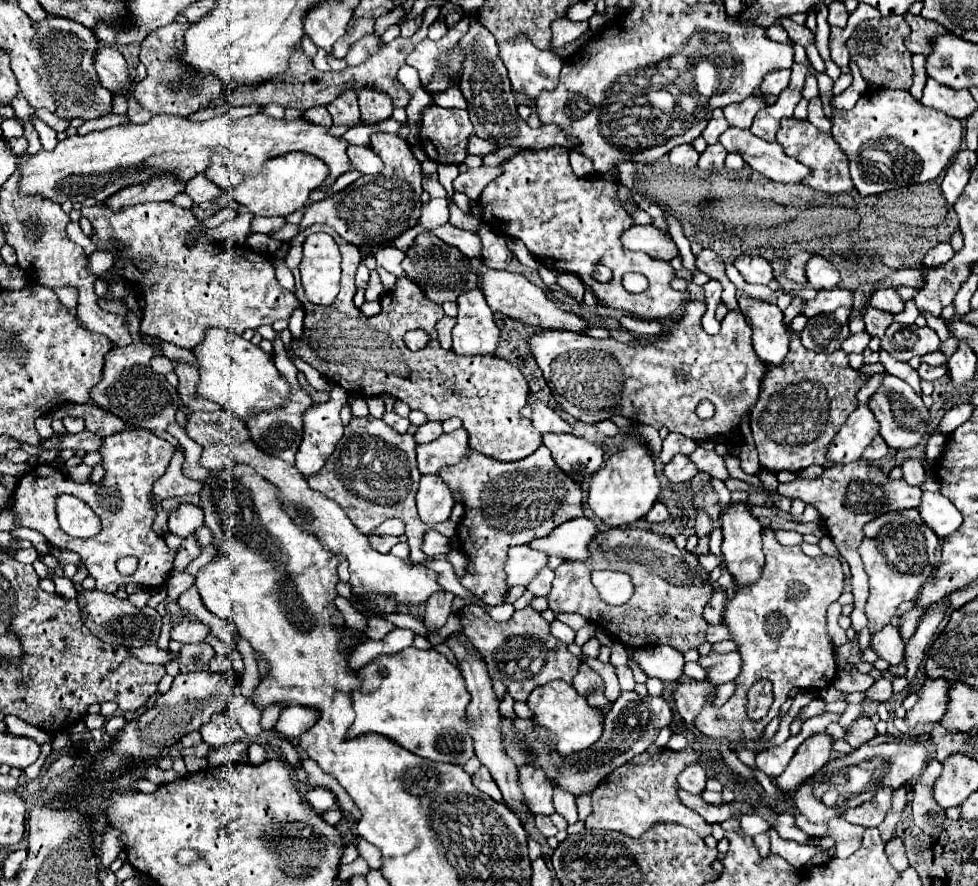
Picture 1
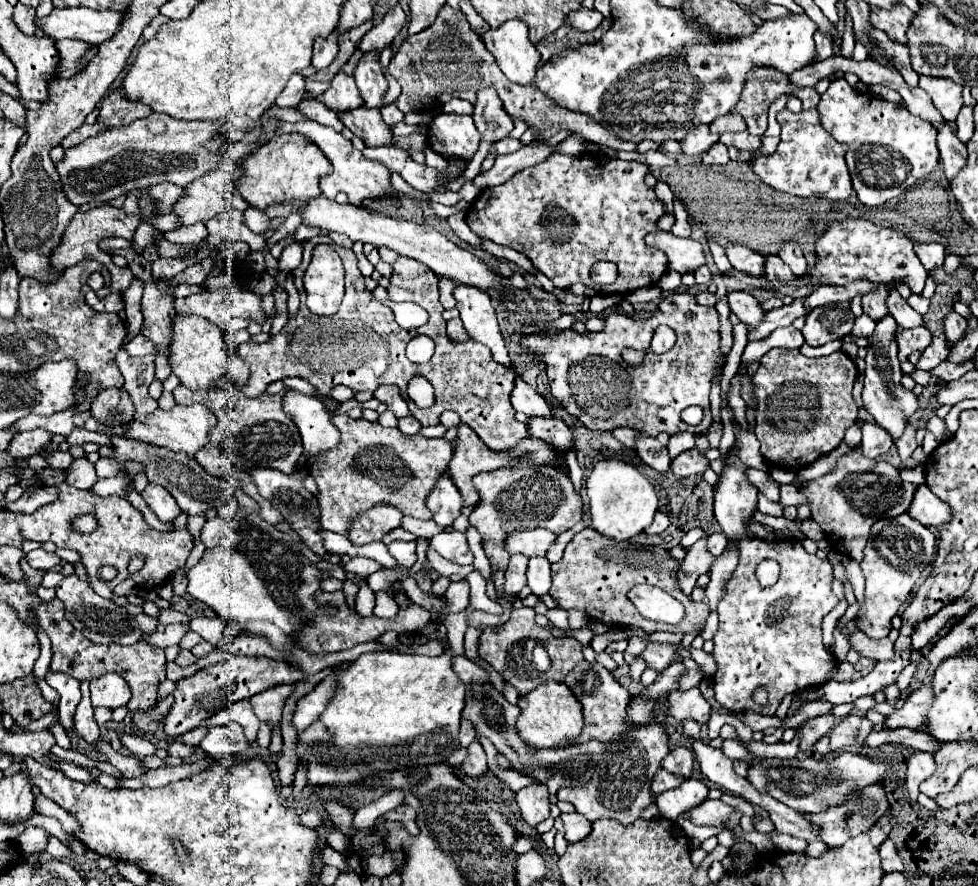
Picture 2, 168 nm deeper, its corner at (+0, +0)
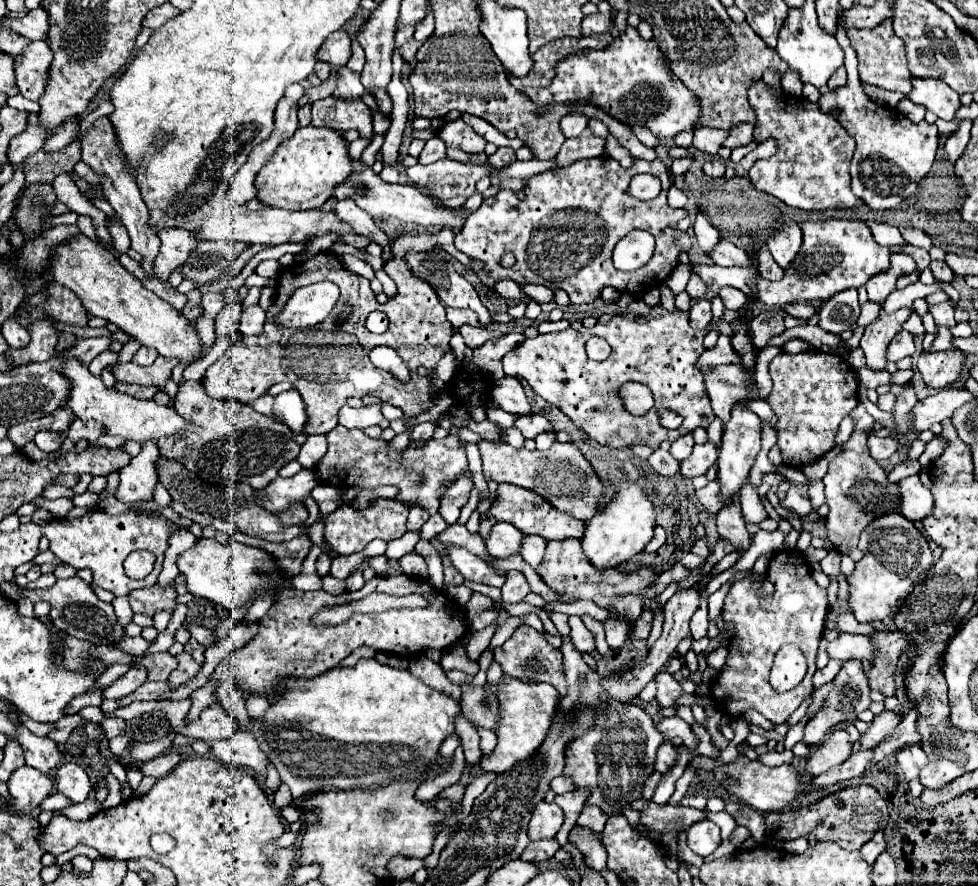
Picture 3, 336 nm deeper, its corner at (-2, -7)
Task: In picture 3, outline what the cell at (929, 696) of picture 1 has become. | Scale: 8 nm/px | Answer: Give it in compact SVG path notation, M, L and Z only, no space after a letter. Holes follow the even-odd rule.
M882 712L880 716L876 716L872 726L870 726L870 730L864 732L862 748L878 746L900 724L900 720L902 720L902 716L896 714L896 712Z

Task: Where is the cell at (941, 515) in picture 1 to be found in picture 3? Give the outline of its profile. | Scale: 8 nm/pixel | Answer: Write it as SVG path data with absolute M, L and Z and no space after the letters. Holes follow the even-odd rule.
M908 476L900 480L900 488L902 488L900 512L910 522L922 522L934 510L934 498L930 490L920 482L920 476Z

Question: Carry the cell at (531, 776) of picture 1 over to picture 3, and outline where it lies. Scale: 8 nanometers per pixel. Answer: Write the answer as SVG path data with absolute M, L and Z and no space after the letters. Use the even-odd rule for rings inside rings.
M540 802L540 806L534 808L532 818L528 822L528 836L530 840L542 840L542 838L554 838L564 822L564 812L554 802Z

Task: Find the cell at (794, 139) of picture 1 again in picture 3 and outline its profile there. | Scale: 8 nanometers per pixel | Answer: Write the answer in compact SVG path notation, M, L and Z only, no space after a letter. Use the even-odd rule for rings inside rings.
M756 82L752 88L748 88L748 100L756 110L756 140L766 140L774 136L778 140L778 152L768 158L768 160L756 160L754 166L750 168L748 176L752 184L782 200L790 208L802 208L802 210L826 210L826 208L854 208L858 198L850 190L850 158L854 152L854 142L852 138L844 132L844 128L832 118L830 114L822 114L818 104L812 104L804 98L786 98L786 94L772 92L764 82Z

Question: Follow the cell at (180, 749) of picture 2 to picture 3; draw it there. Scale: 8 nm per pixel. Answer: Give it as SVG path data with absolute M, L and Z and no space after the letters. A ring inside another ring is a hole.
M168 752L168 754L160 754L160 756L156 756L154 760L142 764L140 770L142 770L144 776L156 776L156 778L162 778L162 776L170 774L170 770L176 768L178 762L180 762L180 756L174 754L174 752L172 752L172 754Z

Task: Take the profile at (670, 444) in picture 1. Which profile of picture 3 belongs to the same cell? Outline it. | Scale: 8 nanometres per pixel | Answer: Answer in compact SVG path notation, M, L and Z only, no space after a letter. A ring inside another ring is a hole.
M684 434L684 436L680 436L676 442L672 442L670 454L672 454L678 462L682 462L682 460L686 460L686 458L692 454L692 446L694 446L692 436L690 436L690 434Z

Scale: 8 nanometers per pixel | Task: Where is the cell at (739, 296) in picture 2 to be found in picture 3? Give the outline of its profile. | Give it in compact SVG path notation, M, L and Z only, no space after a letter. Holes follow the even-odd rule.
M728 288L728 290L720 290L718 296L722 298L722 302L724 302L724 306L726 306L728 310L740 310L740 308L744 308L746 302L748 302L748 296L746 296L744 292L740 292L740 290L732 290L732 288Z

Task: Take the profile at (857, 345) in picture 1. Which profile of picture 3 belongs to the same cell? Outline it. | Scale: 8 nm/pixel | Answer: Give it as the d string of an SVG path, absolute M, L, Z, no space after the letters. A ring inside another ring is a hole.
M866 302L866 304L862 306L862 314L860 314L856 326L858 326L858 328L866 328L866 326L872 324L878 316L880 316L880 306L876 306L874 302Z

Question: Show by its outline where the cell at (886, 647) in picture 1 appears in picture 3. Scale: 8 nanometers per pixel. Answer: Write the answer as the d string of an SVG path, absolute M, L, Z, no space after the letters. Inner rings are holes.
M840 634L828 644L828 656L838 660L868 660L874 662L874 640L862 634Z

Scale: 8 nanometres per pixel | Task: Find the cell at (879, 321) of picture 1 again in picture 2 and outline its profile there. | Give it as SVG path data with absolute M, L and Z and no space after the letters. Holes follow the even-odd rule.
M880 283L878 289L874 289L874 291L870 291L870 293L866 293L866 295L862 297L862 307L864 307L864 311L866 311L874 321L882 319L882 317L888 313L888 307L886 307L886 295L888 295L888 293L890 293L888 287Z

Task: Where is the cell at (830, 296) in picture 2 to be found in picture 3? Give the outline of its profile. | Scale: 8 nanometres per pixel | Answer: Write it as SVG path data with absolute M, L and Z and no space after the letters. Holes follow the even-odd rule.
M788 304L788 306L784 306L784 310L790 314L790 316L794 316L794 318L804 318L804 320L808 320L808 318L812 318L818 310L814 308L814 306L810 306L810 304Z

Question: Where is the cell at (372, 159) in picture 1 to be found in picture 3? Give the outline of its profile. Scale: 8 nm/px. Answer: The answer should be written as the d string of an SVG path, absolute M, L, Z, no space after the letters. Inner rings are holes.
M444 158L428 166L408 166L406 176L418 188L428 190L442 208L458 208L474 194L474 184L482 176L488 176L488 168L466 166Z

